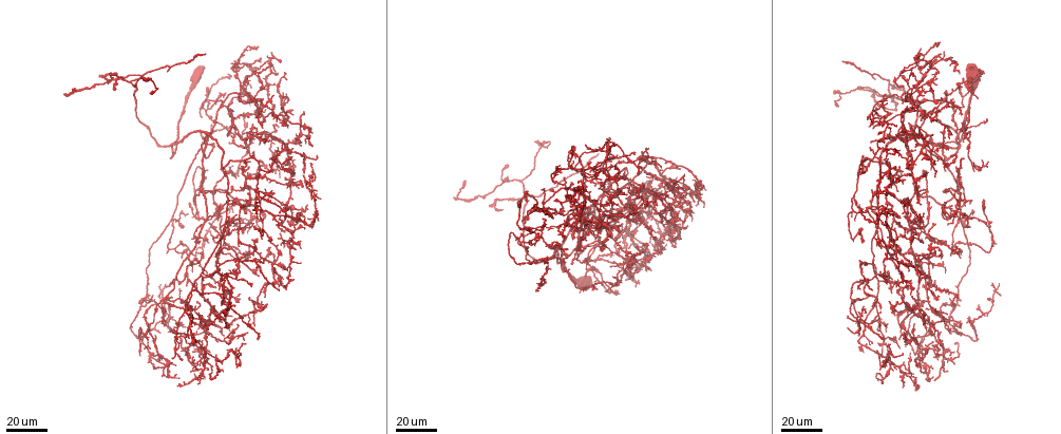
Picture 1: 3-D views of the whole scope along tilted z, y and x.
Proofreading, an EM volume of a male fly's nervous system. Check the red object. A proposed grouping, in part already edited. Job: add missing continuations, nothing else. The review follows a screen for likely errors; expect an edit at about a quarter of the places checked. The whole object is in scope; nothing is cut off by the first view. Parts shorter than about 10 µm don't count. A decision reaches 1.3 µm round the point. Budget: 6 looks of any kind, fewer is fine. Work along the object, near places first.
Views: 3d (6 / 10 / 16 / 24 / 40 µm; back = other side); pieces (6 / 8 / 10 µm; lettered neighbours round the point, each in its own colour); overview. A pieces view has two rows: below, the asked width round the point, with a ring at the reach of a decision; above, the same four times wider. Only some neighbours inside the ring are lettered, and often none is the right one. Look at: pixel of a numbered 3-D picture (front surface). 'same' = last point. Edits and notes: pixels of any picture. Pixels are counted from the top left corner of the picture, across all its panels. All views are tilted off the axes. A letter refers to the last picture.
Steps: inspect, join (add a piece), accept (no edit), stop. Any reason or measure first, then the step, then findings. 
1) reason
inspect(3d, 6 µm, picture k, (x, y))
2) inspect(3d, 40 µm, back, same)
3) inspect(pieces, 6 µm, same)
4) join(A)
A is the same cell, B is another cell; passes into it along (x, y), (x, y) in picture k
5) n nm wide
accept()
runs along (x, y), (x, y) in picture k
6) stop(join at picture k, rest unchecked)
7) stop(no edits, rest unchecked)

an open end
inspect(3d, 24 µm, picture 1, (960, 336))

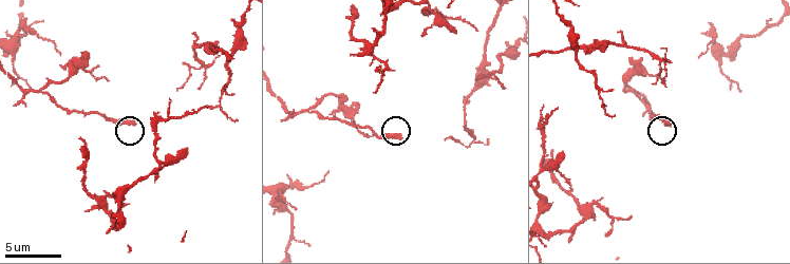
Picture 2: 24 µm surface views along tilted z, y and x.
inspect(pieces, 6 µm, picture 2, (668, 123))

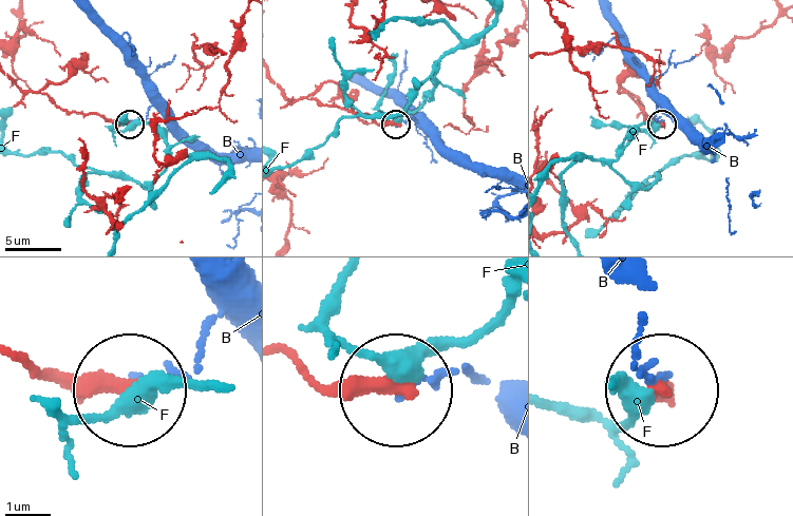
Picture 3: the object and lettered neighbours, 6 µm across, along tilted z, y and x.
accept()
B and F are other cells; runs along (23, 356), (58, 377), (123, 384) in picture 3; none of them fits

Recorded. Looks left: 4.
an open end
inspect(3d, 24 µm, picture 1, (957, 193))

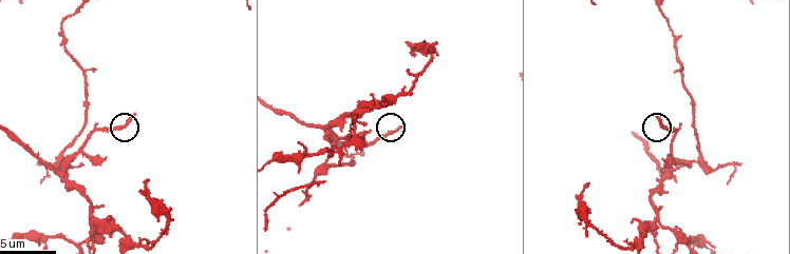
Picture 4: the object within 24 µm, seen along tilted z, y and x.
what lies round it
inspect(pieces, 10 µm, picture 4, (402, 126))

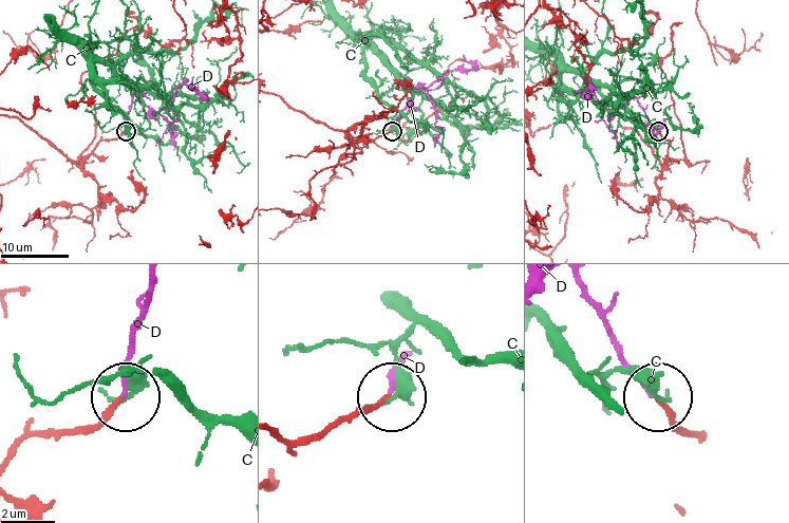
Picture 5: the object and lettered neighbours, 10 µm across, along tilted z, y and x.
join(D)
D is the same cell, C is another cell; passes into it along (319, 440), (379, 404), (405, 360) in picture 5; it goes on there

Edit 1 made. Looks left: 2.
stop(join at picture 5, rest unchecked)

